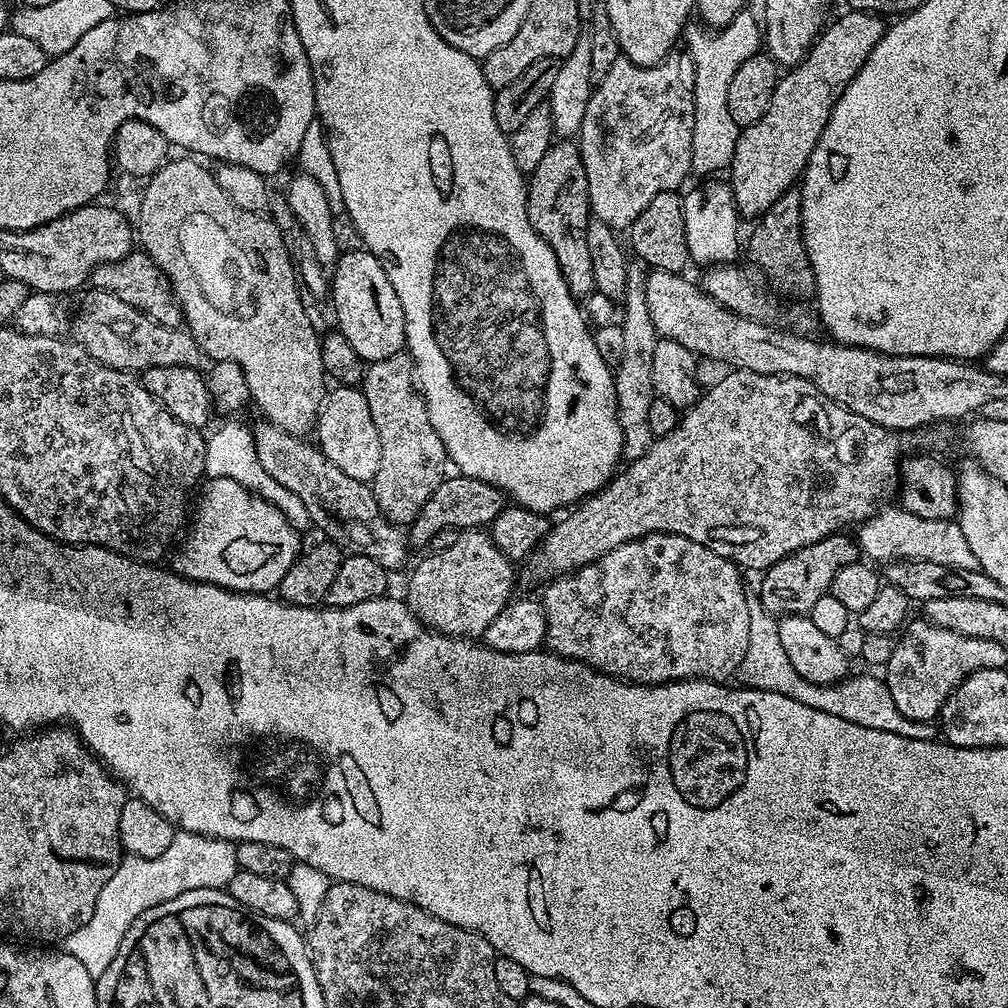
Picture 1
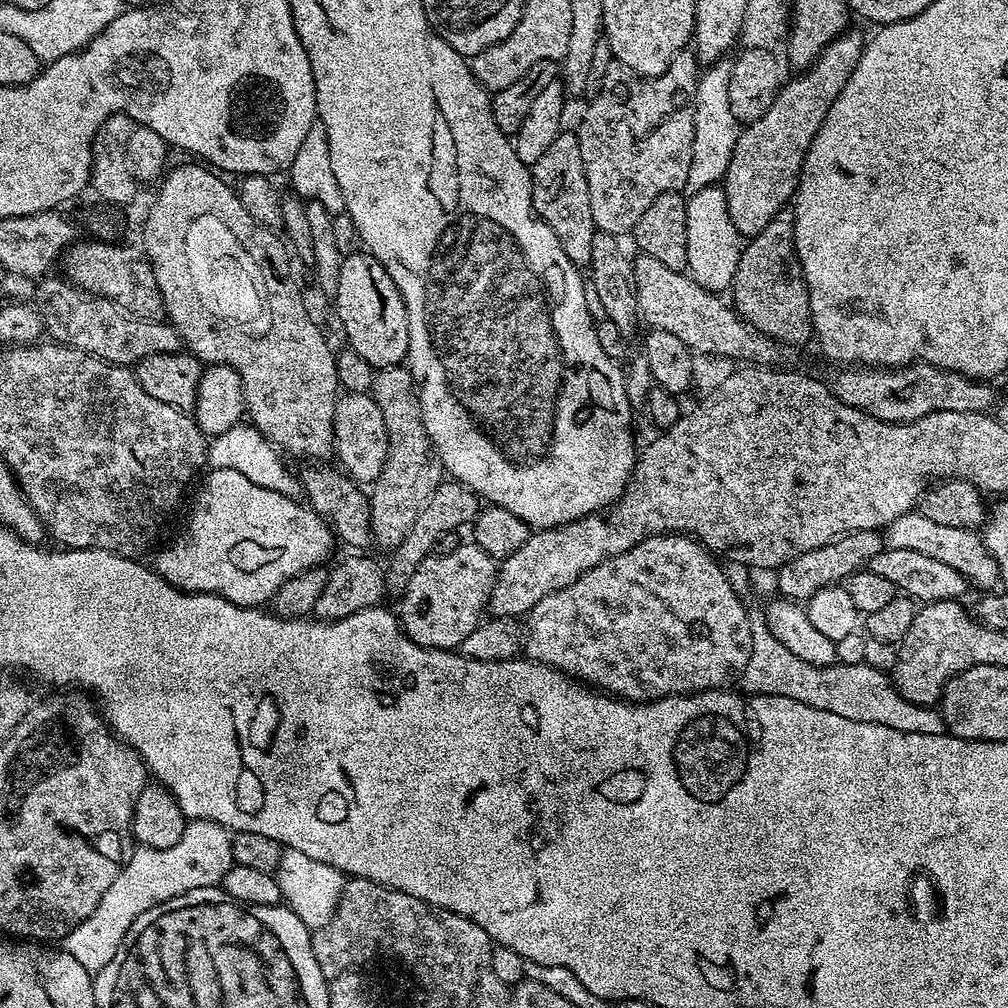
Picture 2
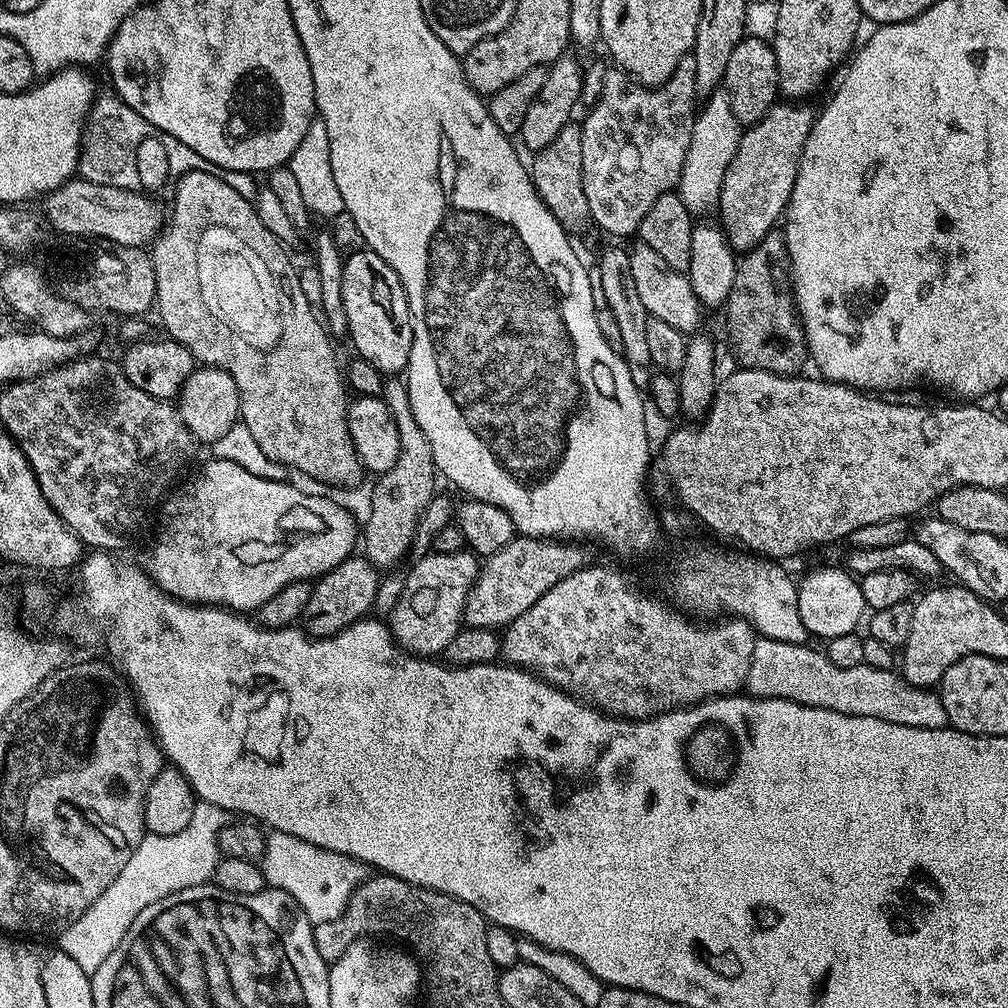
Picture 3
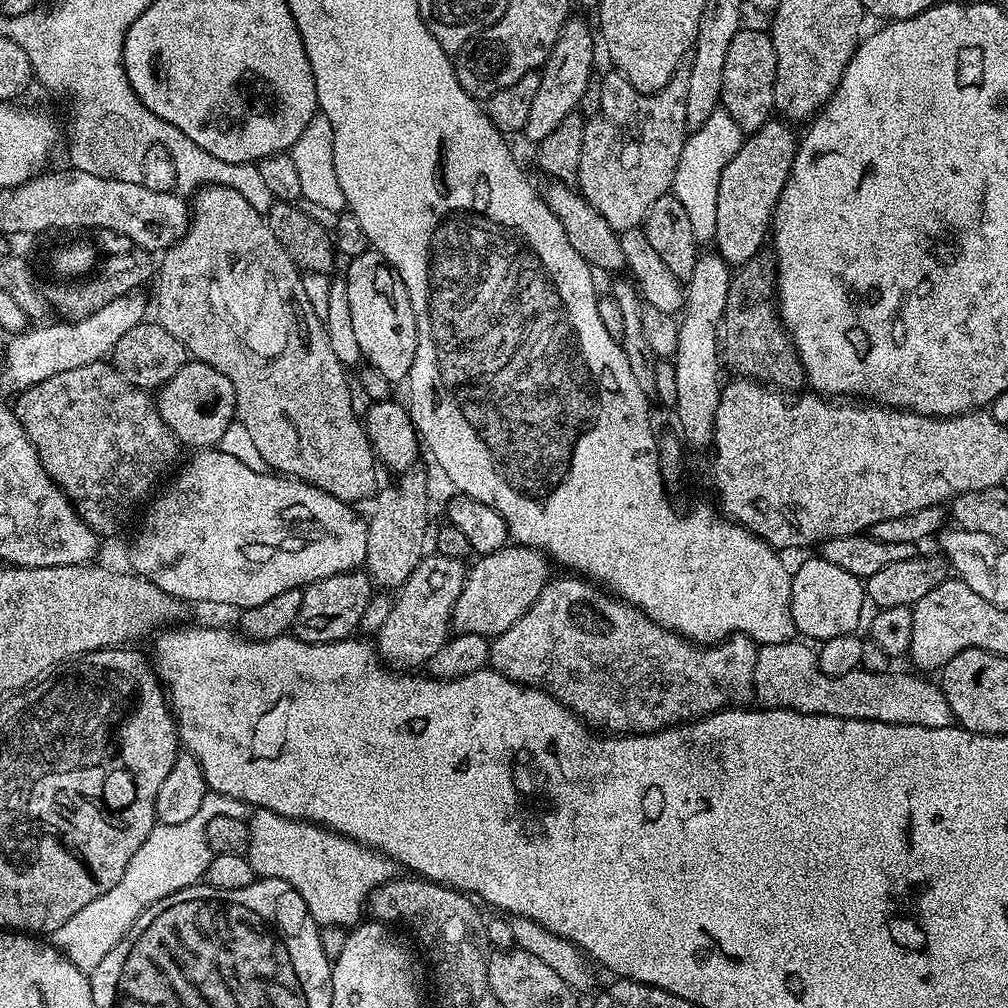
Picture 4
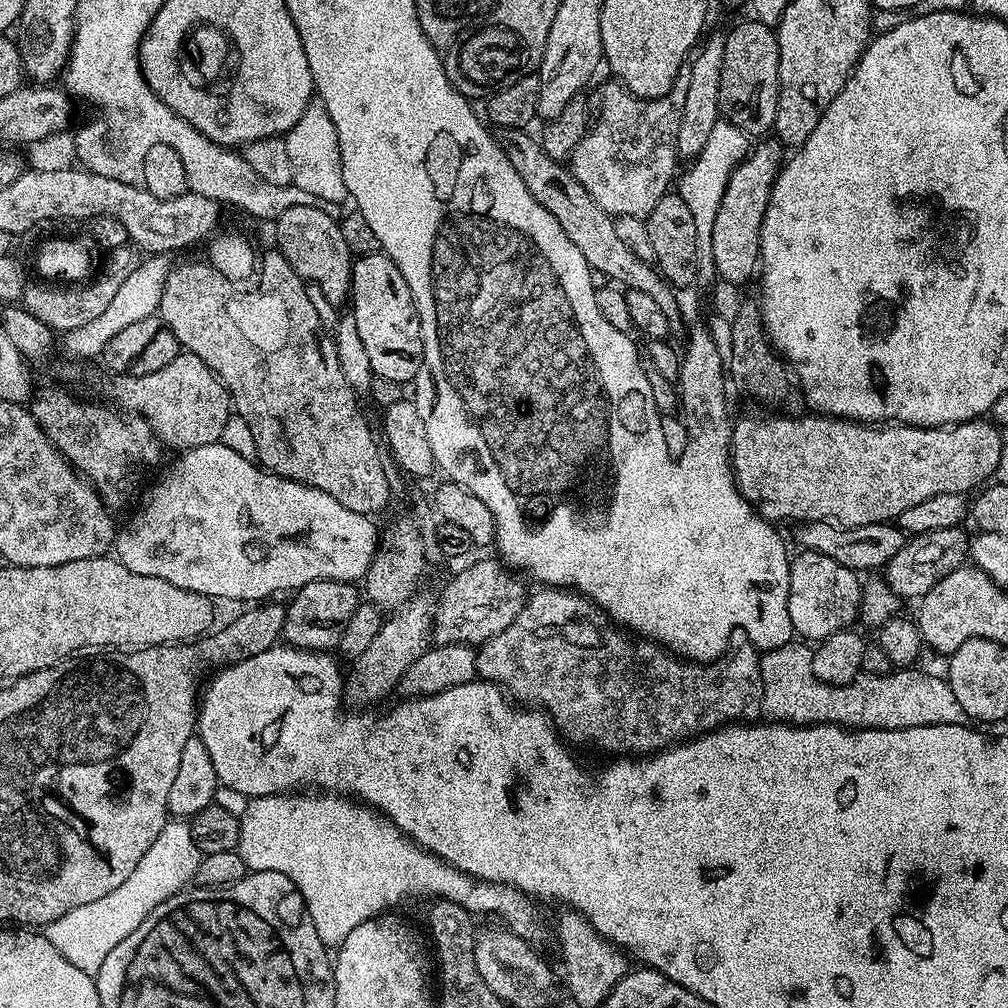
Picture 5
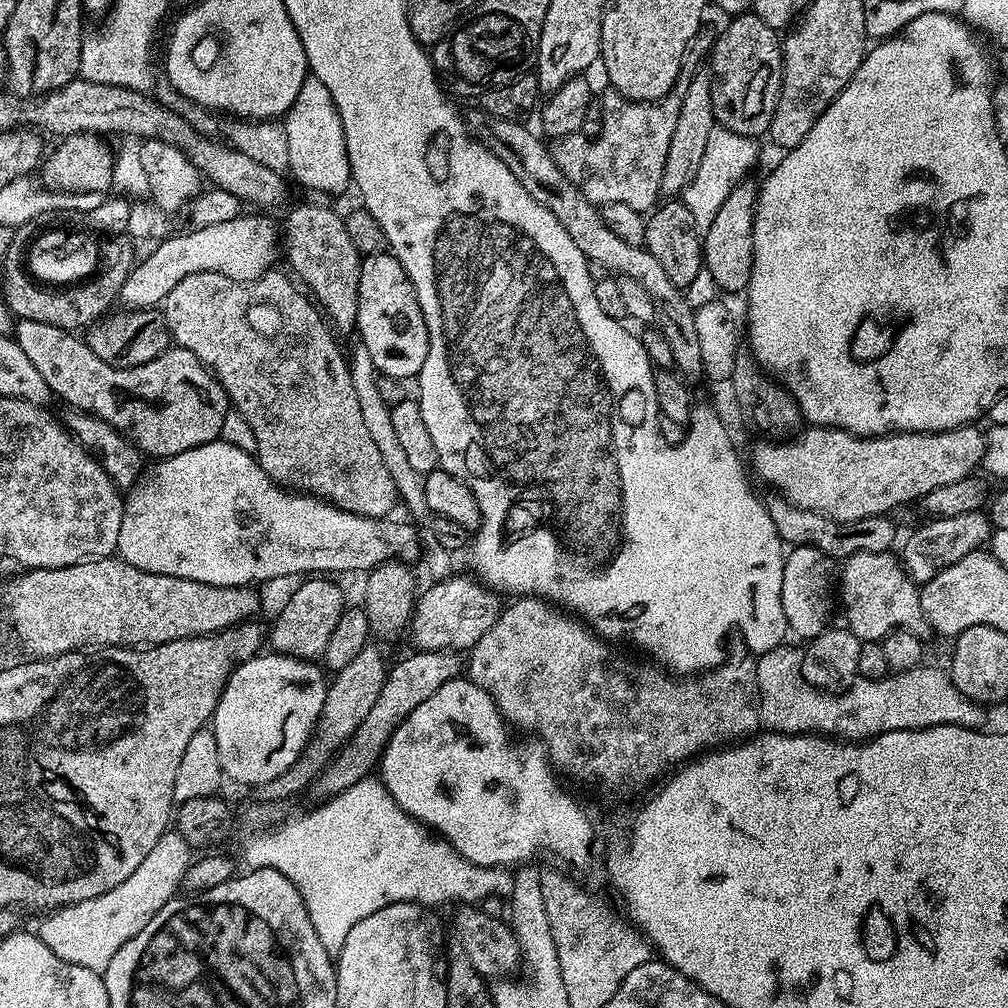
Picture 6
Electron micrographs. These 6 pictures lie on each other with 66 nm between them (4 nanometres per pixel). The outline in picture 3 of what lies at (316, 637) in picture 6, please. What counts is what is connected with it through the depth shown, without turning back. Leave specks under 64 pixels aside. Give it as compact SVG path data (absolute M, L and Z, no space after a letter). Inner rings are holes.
M349 556L312 584L310 602L306 602L302 617L303 631L314 637L333 636L349 628L355 620L365 619L373 611L374 594L378 594L381 579L381 569L374 567L367 556Z

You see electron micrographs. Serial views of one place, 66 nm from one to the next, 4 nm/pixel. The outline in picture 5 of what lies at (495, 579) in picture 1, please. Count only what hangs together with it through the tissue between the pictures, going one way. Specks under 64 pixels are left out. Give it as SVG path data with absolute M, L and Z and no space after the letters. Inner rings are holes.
M417 594L395 609L385 619L382 630L370 642L370 646L351 665L352 673L347 673L344 682L343 699L352 704L372 704L379 696L395 689L402 674L410 670L410 662L422 658L422 654L433 643L436 600L433 597Z

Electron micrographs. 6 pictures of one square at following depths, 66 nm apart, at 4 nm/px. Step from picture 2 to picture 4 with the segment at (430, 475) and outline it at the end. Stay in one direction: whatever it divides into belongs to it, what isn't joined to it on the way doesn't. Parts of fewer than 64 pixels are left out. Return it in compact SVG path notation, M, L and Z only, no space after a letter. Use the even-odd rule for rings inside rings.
M418 471L404 472L397 484L392 484L389 488L381 487L375 493L376 505L372 508L372 516L367 517L368 533L366 534L366 558L363 567L372 577L373 585L377 589L399 589L400 585L408 581L408 576L414 574L414 570L426 555L424 535L428 532L428 480Z

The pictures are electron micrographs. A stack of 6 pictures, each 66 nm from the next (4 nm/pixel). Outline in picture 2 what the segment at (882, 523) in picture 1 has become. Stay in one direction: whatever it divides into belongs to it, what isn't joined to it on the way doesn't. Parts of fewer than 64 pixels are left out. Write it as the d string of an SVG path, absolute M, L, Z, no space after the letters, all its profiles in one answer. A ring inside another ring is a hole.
M913 510L906 515L900 515L884 532L885 541L891 548L910 549L927 554L938 562L946 563L976 585L980 590L992 590L999 583L999 572L995 558L983 545L983 539L973 530L956 526L943 526L939 522L931 521L919 511Z

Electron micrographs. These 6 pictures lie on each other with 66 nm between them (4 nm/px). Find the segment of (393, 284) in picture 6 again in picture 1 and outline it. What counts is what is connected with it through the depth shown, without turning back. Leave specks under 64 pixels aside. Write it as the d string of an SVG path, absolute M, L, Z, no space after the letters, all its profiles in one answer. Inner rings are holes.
M366 250L339 253L336 267L330 272L330 305L336 311L335 327L354 346L365 362L390 358L405 351L402 302L382 270L382 262Z

